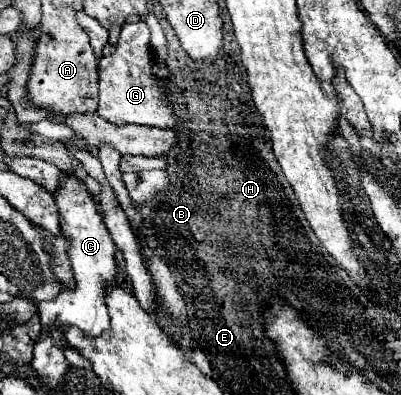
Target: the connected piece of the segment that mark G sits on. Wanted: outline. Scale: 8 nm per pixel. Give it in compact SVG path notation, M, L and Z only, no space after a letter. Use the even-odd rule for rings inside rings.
M139 20L135 24L125 24L115 52L99 60L99 114L115 126L143 124L173 128L179 122L175 116L175 108L169 102L169 88L165 80L153 74L153 54L149 42L151 32L145 22Z

